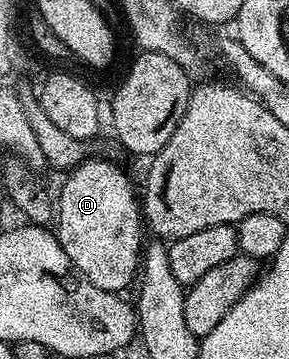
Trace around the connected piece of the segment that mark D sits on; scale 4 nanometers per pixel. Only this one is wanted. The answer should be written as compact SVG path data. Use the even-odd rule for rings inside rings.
M87 160L81 166L75 167L67 178L70 179L63 184L58 202L56 198L56 237L59 244L64 248L64 252L68 252L68 260L72 260L74 267L93 286L101 290L125 291L125 286L134 277L134 281L139 277L140 263L144 258L144 215L140 209L139 195L136 190L134 194L134 186L129 178L110 162Z

